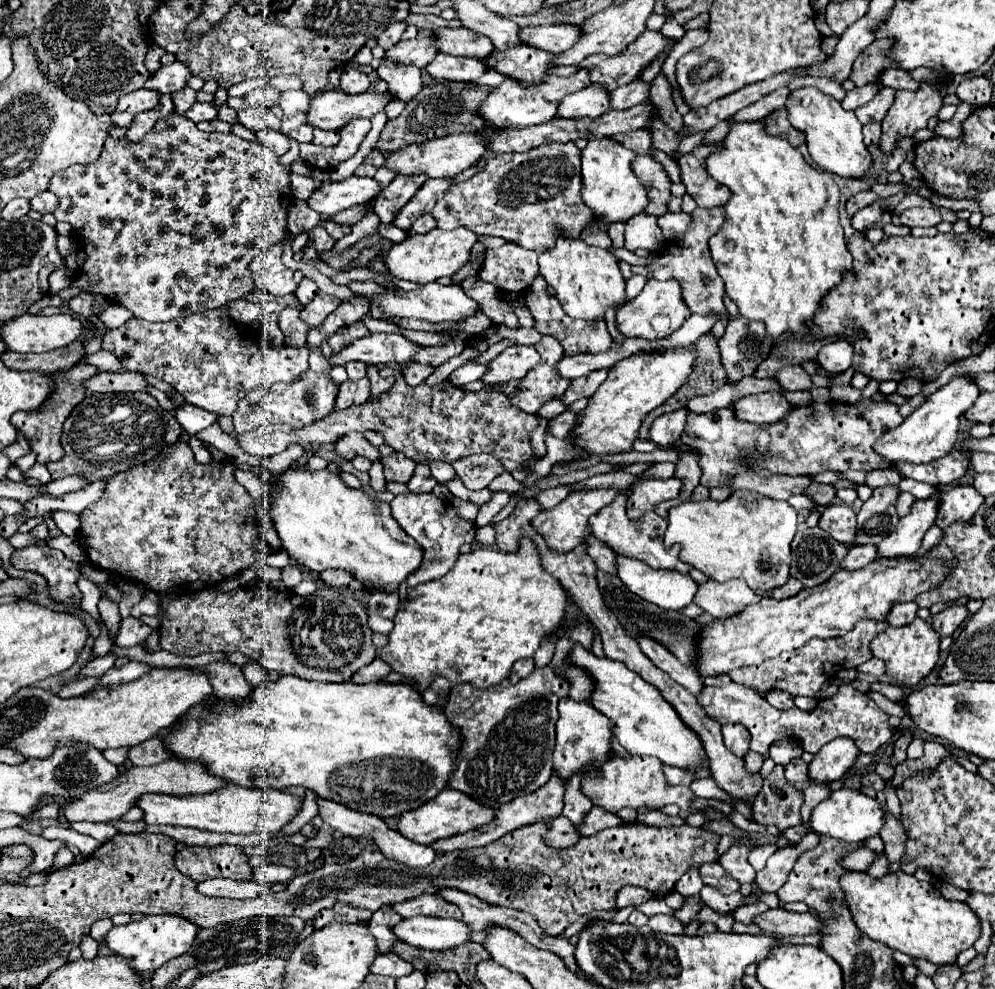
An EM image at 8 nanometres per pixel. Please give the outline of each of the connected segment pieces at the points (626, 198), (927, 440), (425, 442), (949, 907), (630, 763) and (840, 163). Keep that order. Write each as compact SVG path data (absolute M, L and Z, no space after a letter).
M589 138L587 148L581 154L581 176L583 176L583 204L605 224L627 222L641 214L647 206L647 190L639 184L631 170L635 152L623 148L619 142L609 138Z
M959 376L953 378L949 384L933 392L923 406L919 406L913 414L905 418L905 422L891 432L885 432L879 442L875 442L875 452L883 456L891 466L897 466L899 462L911 462L911 464L927 464L931 460L947 456L947 452L953 450L957 442L957 430L959 430L959 420L967 408L977 400L979 388L973 384L971 376Z
M385 366L379 372L383 378L395 378L393 388L383 394L377 402L365 402L361 406L351 406L347 410L333 410L323 420L293 430L285 424L267 424L247 434L237 436L239 446L255 456L271 458L283 452L293 442L311 442L311 444L329 444L339 436L349 432L379 432L387 444L391 444L397 452L403 452L407 458L415 462L429 464L431 460L455 462L469 454L491 454L495 458L509 458L517 464L525 464L533 458L533 448L529 444L531 430L539 424L533 414L527 414L509 404L505 394L493 390L479 392L463 392L451 386L447 380L437 386L419 384L415 388L403 382L399 371Z
M901 870L883 878L871 878L865 872L847 872L839 884L857 928L891 950L943 966L955 964L957 956L979 938L979 918L965 902L945 900L933 884L921 882Z
M629 756L629 758L611 758L603 768L599 768L599 776L587 776L583 780L583 794L593 800L595 806L601 806L609 812L619 812L621 808L651 808L659 810L665 804L677 804L681 810L697 812L691 808L691 800L695 798L687 786L669 786L663 776L663 762L653 756Z
M799 88L791 90L785 102L785 110L789 114L791 126L805 134L809 154L819 168L841 178L857 178L871 168L871 154L863 144L861 124L855 112L841 108L839 100L835 100L833 96L823 96L823 92L819 92L817 88Z

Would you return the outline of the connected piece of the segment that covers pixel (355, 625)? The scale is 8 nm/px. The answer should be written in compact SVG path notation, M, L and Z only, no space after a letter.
M257 586L253 590L239 588L233 592L203 590L193 600L189 600L187 596L169 598L161 604L161 608L165 610L165 618L159 628L163 650L179 656L199 656L207 652L241 652L257 660L267 676L293 674L305 680L349 682L359 668L367 666L375 658L377 650L371 642L371 630L367 626L363 604L357 602L351 594L331 588L319 588L311 596L297 596L289 590L281 592L269 586Z

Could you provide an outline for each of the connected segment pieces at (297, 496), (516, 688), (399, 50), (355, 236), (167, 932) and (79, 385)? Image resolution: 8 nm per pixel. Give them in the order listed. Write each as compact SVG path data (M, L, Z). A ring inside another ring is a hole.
M289 466L281 476L271 476L267 482L265 504L269 506L269 518L283 542L283 550L313 572L341 568L355 574L355 578L369 588L387 588L387 592L393 592L421 564L423 550L395 522L389 504L365 494L363 490L349 488L339 474L329 470L311 472L305 466Z
M587 624L571 626L557 642L555 654L549 666L531 672L531 676L509 684L507 680L495 684L495 688L477 690L471 684L455 684L451 688L445 716L449 724L463 734L463 744L455 760L455 774L451 774L449 786L465 792L479 804L503 806L515 796L525 796L541 788L551 778L551 756L555 750L555 722L559 718L557 704L569 694L569 684L555 674L557 668L567 668L565 654L573 644L591 648L593 630Z
M419 36L415 40L399 40L393 48L385 52L385 60L395 64L413 64L417 68L425 68L437 54L433 36Z
M370 209L365 218L363 220L359 220L359 224L355 224L355 226L351 226L351 234L347 234L345 238L341 238L339 242L335 242L335 248L337 250L345 250L347 246L351 246L351 244L355 244L355 242L359 242L361 238L365 238L365 236L369 236L369 234L375 234L377 232L377 226L379 226L379 216L375 216L376 214L372 209Z
M161 914L161 916L145 916L139 922L129 922L127 926L113 926L113 930L109 930L103 940L105 946L121 956L121 958L129 958L131 960L131 968L135 972L155 972L157 968L161 968L165 962L185 954L195 936L197 936L197 926L191 924L189 920L181 918L181 916L171 916L171 914Z
M81 360L79 364L75 364L75 368L63 370L63 372L53 372L51 380L55 384L55 390L51 392L51 396L43 402L43 406L39 406L37 410L19 410L13 414L13 424L15 428L19 428L19 432L27 438L29 446L33 452L37 452L37 462L41 464L49 464L55 460L63 458L63 448L61 448L61 430L63 430L63 422L67 420L67 416L71 414L71 410L85 398L85 390L83 390L83 380L95 376L99 370L91 364L87 364L85 360Z

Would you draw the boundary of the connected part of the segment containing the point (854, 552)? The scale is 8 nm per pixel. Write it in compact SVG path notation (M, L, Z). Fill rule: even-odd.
M855 546L847 552L847 558L843 558L843 564L841 568L843 570L859 570L859 568L865 568L869 562L873 562L877 556L877 550L875 546Z

